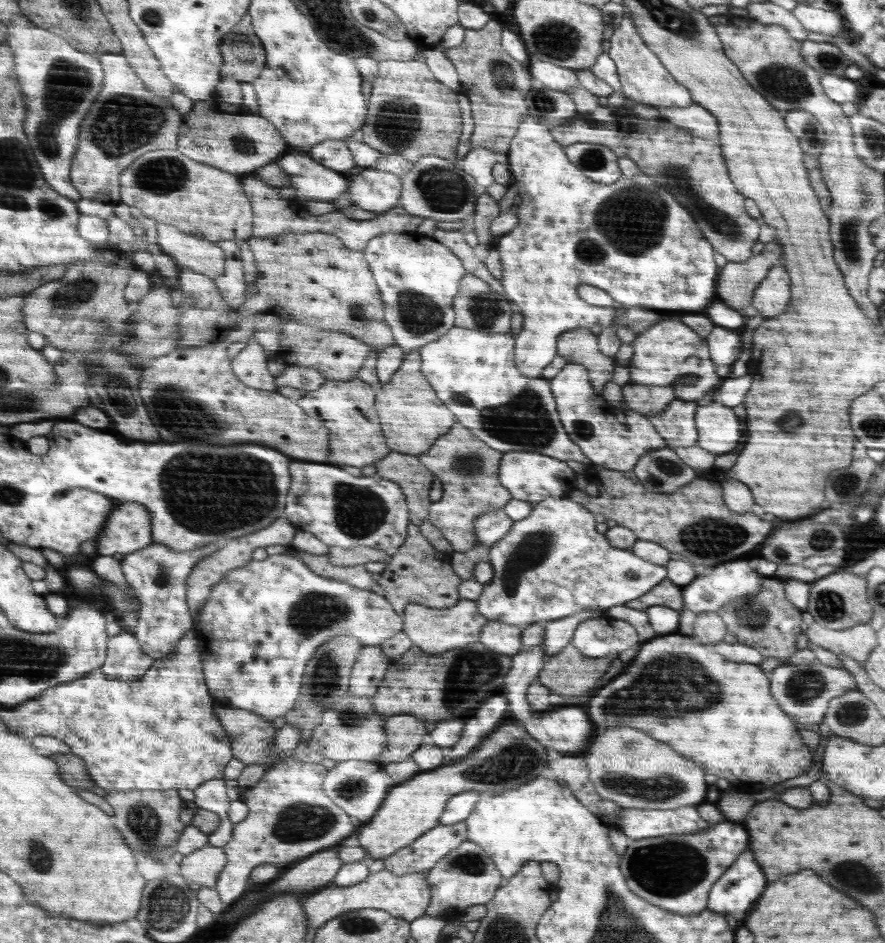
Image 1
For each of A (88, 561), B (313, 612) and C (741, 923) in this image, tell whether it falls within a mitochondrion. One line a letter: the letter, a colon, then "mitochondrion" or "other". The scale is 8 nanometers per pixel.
A: other
B: mitochondrion
C: other

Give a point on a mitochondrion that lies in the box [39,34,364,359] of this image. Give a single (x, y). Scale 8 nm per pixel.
(120, 124)

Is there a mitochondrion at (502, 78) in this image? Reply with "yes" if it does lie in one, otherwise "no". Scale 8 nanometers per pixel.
yes

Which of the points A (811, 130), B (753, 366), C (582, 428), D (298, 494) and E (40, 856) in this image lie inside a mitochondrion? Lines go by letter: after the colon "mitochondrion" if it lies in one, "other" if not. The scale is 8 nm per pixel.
A: mitochondrion
B: other
C: mitochondrion
D: mitochondrion
E: mitochondrion

